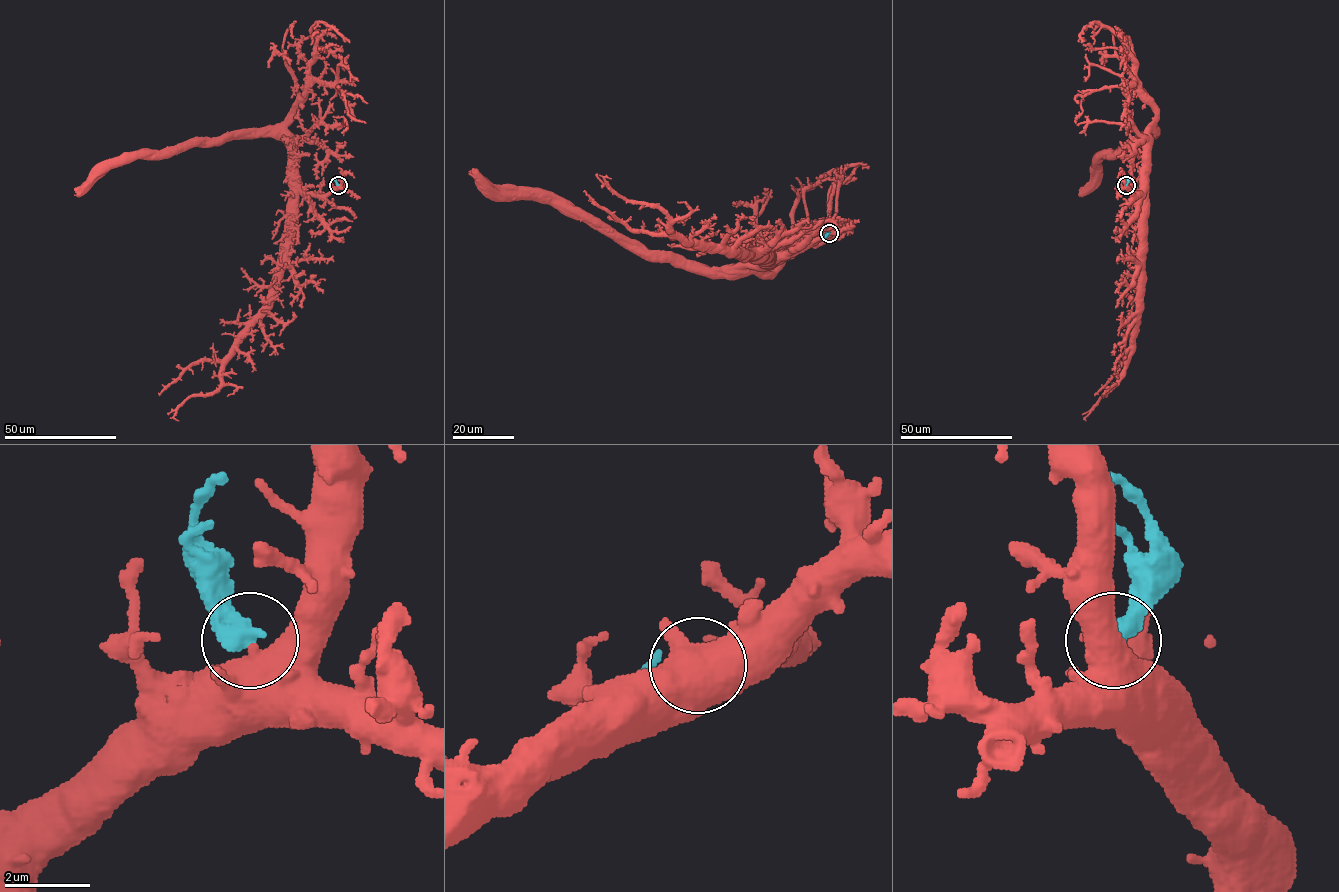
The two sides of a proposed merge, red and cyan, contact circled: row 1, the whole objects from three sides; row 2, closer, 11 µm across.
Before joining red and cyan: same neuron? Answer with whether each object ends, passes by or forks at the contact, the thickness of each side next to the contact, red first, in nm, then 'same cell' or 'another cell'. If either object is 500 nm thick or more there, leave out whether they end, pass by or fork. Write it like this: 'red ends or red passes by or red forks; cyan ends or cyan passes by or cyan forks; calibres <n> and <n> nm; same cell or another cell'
calibres 650 and 550 nm; another cell

